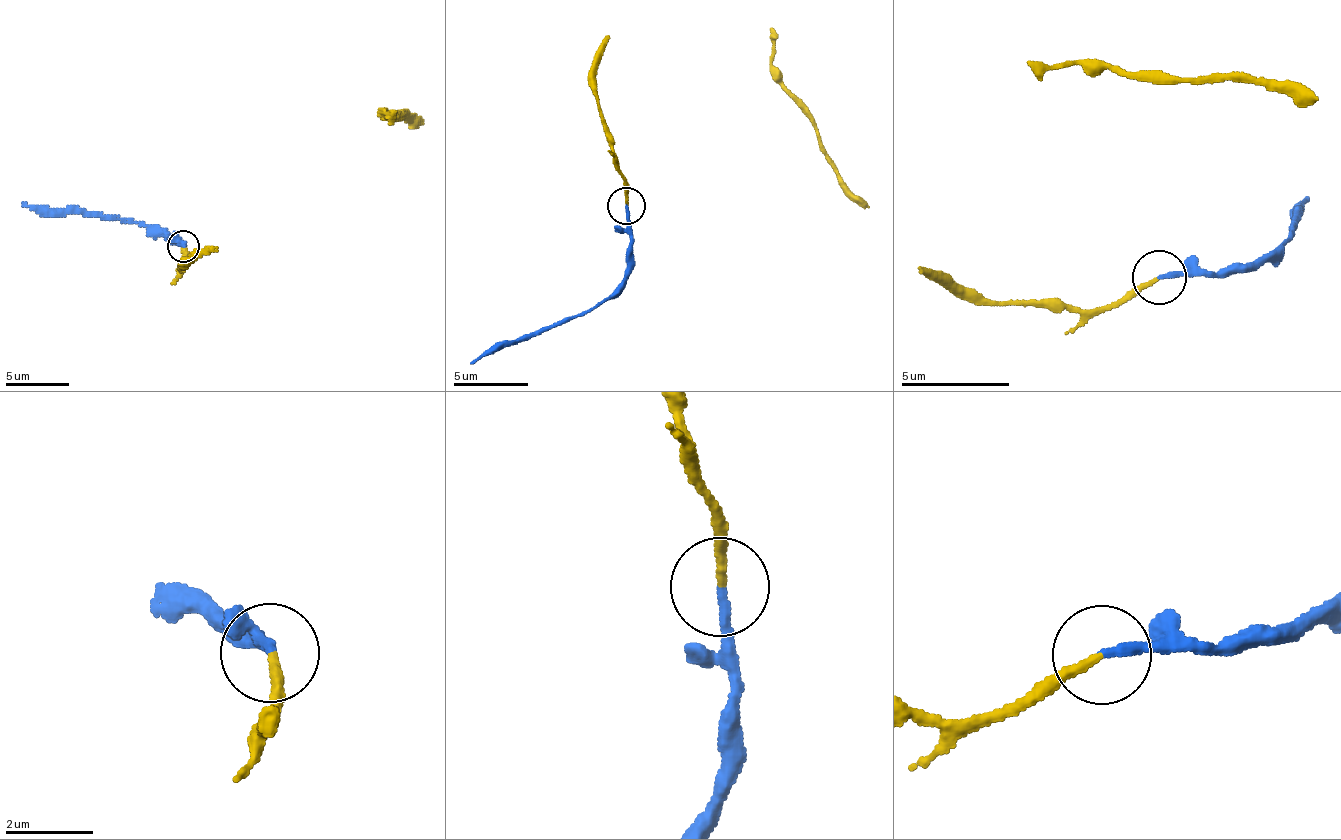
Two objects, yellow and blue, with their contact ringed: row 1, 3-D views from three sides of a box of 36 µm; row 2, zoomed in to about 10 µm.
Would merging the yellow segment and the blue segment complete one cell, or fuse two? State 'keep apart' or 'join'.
join

